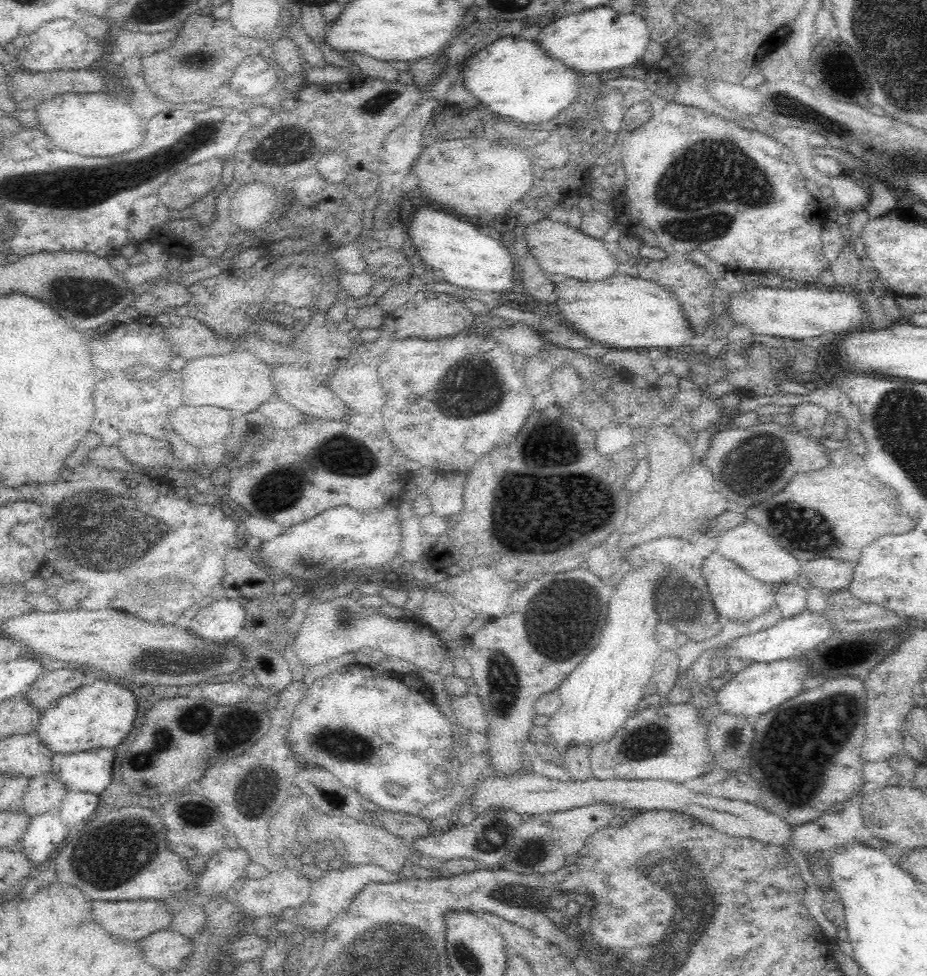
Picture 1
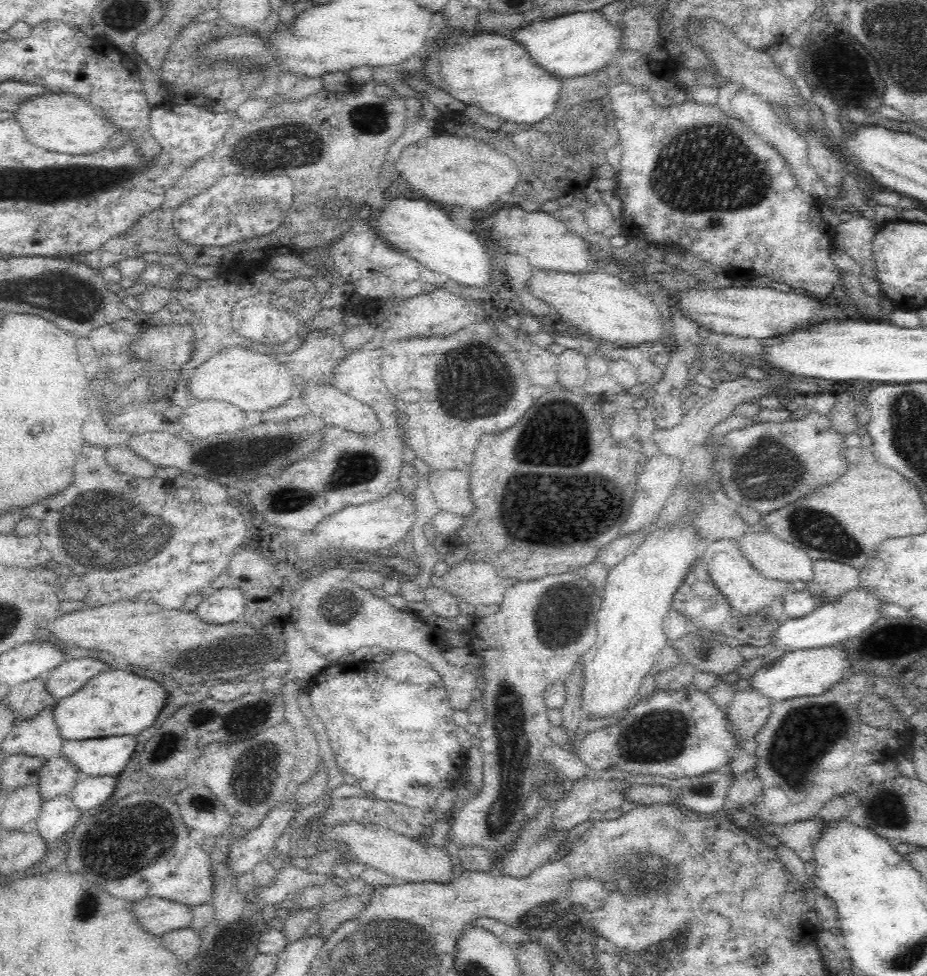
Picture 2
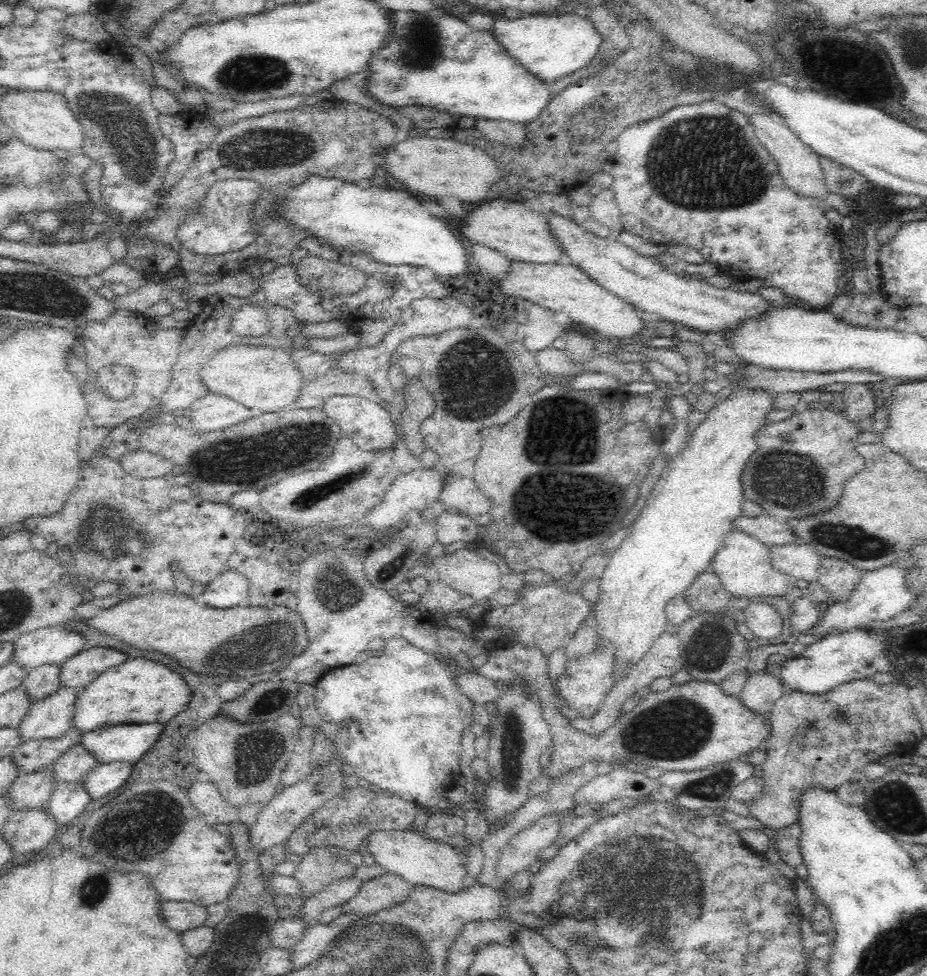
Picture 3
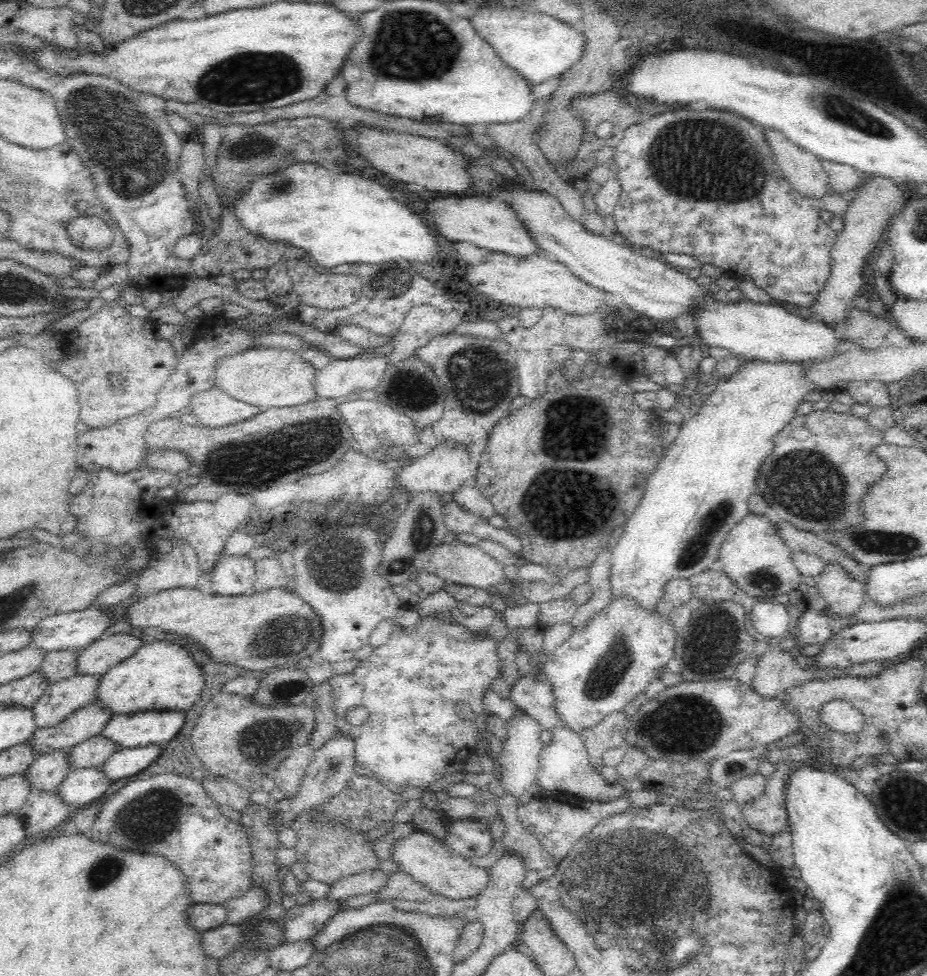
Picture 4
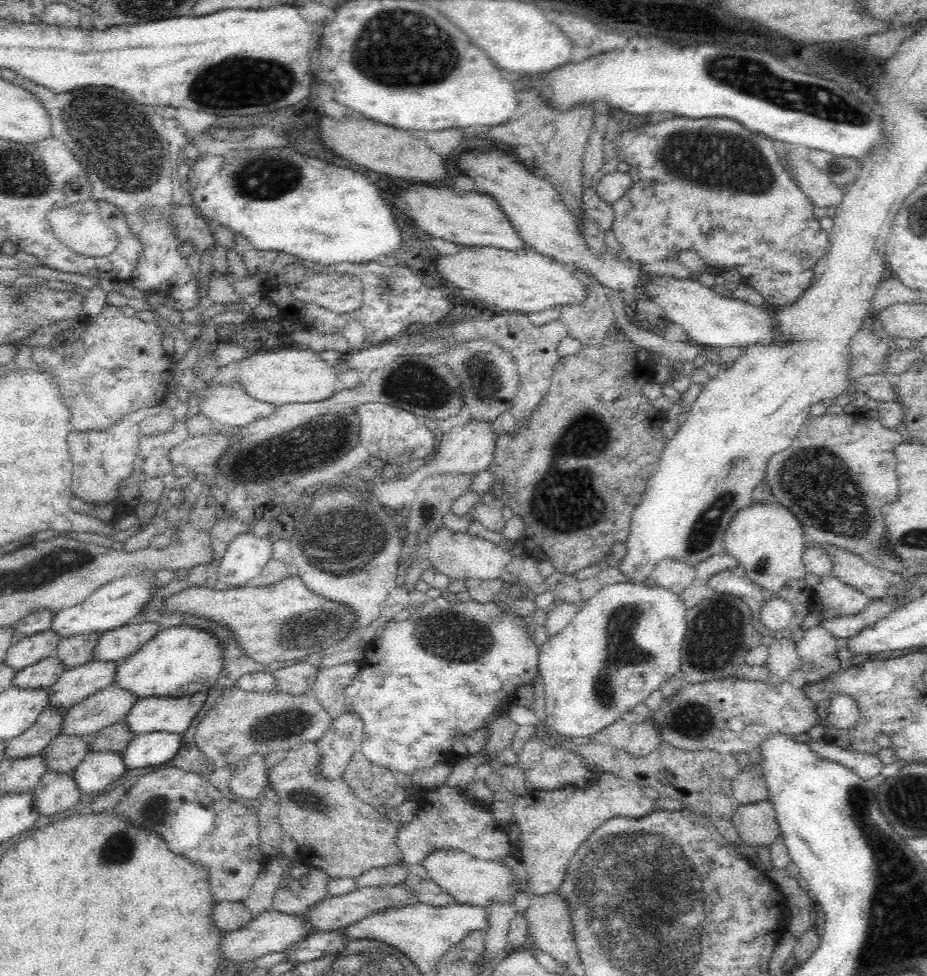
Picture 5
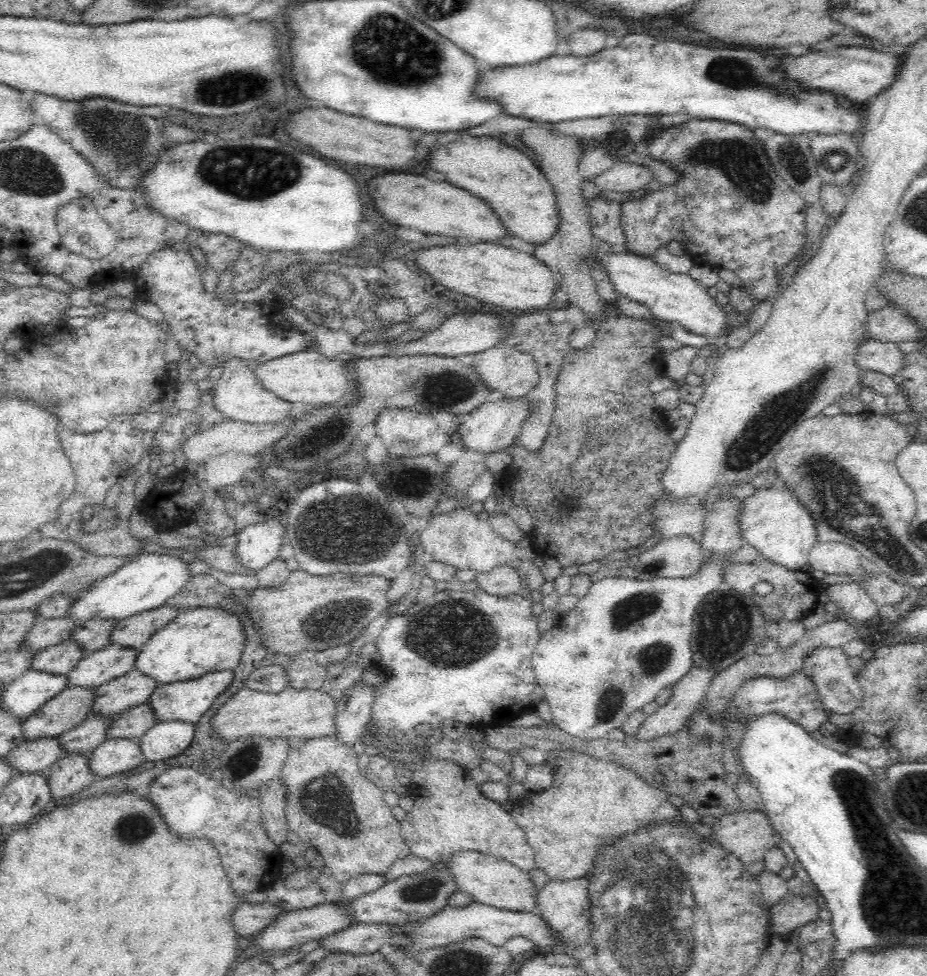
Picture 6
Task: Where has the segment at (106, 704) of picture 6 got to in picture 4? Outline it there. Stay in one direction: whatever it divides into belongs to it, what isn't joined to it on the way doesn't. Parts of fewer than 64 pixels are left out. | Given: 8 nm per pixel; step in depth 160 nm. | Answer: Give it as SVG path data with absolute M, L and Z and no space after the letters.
M88 703L56 726L36 729L26 743L35 756L52 751L67 751L75 744L98 735L110 718L110 711L106 711L98 703Z

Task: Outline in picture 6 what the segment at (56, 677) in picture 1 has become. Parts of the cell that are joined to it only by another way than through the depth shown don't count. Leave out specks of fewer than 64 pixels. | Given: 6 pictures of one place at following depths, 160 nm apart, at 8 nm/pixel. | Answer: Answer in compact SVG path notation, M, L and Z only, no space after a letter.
M162 605L128 619L120 619L114 624L111 644L139 650L149 642L154 632L165 627L178 613L174 607Z

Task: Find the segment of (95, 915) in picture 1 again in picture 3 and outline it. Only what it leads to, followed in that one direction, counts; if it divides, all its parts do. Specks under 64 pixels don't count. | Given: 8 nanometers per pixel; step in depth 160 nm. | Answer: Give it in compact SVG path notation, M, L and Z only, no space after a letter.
M161 900L158 904L162 921L174 931L182 933L186 930L202 926L208 918L206 907L193 902Z

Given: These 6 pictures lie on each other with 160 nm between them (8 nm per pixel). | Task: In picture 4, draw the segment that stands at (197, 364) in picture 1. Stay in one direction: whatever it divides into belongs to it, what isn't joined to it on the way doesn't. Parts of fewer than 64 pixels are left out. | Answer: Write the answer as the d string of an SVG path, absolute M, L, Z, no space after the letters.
M256 346L232 354L232 356L222 356L214 362L214 380L215 386L222 389L226 394L236 400L248 402L252 406L260 406L260 408L278 408L287 406L296 406L314 401L316 393L314 393L314 376L317 370L307 363L300 356L299 351L280 350L279 348L258 348Z

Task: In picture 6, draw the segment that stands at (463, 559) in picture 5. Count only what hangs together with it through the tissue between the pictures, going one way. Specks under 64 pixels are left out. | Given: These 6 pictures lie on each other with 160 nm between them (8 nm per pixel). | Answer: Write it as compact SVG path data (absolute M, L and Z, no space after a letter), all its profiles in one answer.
M469 503L461 510L434 515L426 529L418 532L414 540L422 545L428 559L448 564L456 571L470 570L477 574L486 574L498 566L514 564L518 554L514 543L501 538L486 520L476 518Z

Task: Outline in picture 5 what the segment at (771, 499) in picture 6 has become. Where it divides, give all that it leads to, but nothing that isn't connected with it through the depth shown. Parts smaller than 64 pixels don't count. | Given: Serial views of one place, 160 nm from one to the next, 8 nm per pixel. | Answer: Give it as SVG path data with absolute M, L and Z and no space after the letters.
M771 502L768 504L753 504L742 508L726 530L724 536L723 552L727 556L732 556L738 563L739 567L746 572L750 581L758 585L760 589L770 591L776 594L786 583L794 580L804 579L806 573L802 556L807 548L807 540L804 537L803 529L799 521L792 512L783 508L780 504Z

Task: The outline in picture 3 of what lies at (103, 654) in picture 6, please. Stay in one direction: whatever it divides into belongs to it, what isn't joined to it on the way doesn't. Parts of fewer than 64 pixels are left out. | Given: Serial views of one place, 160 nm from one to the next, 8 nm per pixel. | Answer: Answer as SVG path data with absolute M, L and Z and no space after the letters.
M58 687L56 692L49 694L46 698L34 701L26 711L18 728L18 735L22 741L57 739L69 731L70 716L74 708L74 702L78 698L81 689Z

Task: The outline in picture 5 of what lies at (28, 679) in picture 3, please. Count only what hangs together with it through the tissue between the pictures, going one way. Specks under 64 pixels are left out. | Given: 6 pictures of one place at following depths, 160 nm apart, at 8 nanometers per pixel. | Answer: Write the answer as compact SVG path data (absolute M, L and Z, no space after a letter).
M92 632L92 634L78 634L78 636L62 638L56 646L54 657L62 663L64 670L92 661L92 650L100 636L100 632Z

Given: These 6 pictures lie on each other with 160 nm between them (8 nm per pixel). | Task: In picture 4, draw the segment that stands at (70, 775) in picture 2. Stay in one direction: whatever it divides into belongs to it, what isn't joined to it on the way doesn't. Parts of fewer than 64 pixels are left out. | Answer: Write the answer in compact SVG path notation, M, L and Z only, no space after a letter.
M98 734L68 748L70 770L102 767L102 764L118 750L114 743Z

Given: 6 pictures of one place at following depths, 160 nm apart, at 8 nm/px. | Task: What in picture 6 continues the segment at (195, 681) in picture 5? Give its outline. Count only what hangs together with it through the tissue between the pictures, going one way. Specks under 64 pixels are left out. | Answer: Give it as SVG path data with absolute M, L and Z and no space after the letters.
M202 607L179 612L138 650L134 669L152 679L156 686L184 682L218 671L234 669L240 662L245 633L234 614L220 608Z

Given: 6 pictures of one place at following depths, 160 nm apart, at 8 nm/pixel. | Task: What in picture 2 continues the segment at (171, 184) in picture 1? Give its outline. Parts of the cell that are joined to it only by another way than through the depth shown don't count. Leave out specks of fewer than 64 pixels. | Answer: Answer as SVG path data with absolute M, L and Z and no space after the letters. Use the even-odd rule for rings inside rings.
M374 80L366 84L352 86L342 92L330 92L322 88L317 94L304 96L302 100L295 100L290 96L290 100L280 100L264 113L264 116L253 123L236 119L223 136L218 148L203 158L193 162L190 168L174 182L165 192L164 202L156 211L145 214L132 228L123 235L115 236L107 240L97 251L74 255L71 260L85 262L96 270L103 270L106 266L119 263L125 258L136 258L144 252L158 252L158 254L178 255L186 262L193 264L210 264L210 266L230 266L232 262L246 262L249 257L255 259L272 257L277 254L298 255L306 249L327 249L339 238L352 230L352 222L360 219L360 210L366 206L368 193L374 189L379 182L379 172L382 164L386 161L386 156L390 146L394 141L402 136L406 128L407 109L402 96L378 95L375 92ZM229 174L239 174L260 178L261 175L286 174L294 182L294 202L284 219L284 222L275 228L271 233L264 236L252 236L236 242L230 242L226 246L196 246L188 244L178 238L174 225L173 214L185 200L194 195L208 190L221 176ZM336 200L348 201L352 205L354 214L350 218L338 218L329 212L331 204Z

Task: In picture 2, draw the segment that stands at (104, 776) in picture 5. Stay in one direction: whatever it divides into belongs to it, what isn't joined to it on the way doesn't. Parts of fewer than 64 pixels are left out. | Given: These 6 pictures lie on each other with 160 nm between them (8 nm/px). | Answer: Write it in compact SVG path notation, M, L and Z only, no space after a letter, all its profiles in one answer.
M69 795L55 796L42 801L42 808L35 820L35 831L38 831L38 835L50 846L52 842L56 842L58 836L66 834L78 818L80 811Z

